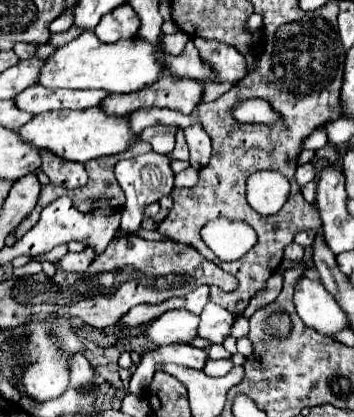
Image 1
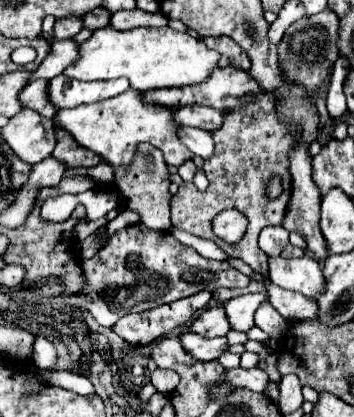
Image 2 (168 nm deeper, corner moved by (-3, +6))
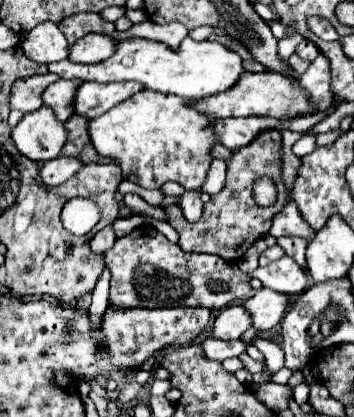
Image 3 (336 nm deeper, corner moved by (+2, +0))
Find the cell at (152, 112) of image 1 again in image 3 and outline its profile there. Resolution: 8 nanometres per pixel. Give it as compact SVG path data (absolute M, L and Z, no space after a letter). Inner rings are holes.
M308 114L292 120L276 120L276 118L218 118L212 122L212 130L218 134L222 146L236 150L248 146L254 138L258 138L266 130L292 130L306 132L316 122L320 122L324 114Z

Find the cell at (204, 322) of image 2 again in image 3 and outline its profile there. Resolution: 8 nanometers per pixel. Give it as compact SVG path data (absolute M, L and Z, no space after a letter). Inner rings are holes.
M232 304L224 308L218 318L214 320L212 336L220 340L234 340L240 338L250 328L250 314L242 304Z

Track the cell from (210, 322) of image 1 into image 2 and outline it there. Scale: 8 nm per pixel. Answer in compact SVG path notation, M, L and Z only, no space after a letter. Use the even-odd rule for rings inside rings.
M247 294L247 296L227 300L223 304L223 310L227 312L227 320L231 324L231 330L247 332L253 326L253 312L265 300L267 300L267 294Z

